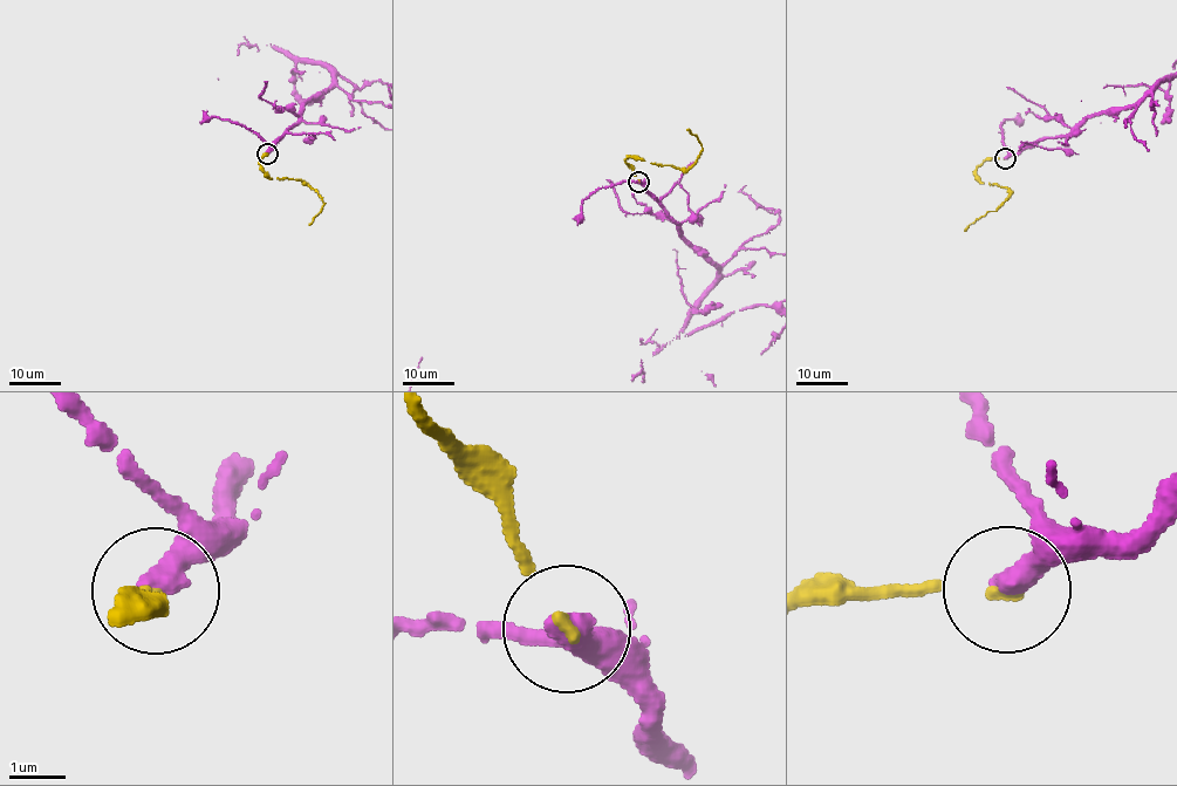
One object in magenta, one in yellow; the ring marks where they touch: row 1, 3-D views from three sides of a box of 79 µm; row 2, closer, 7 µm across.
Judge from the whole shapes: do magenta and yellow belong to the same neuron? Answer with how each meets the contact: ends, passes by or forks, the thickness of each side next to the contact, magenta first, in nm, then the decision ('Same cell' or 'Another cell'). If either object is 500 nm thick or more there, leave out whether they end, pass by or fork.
At the ring magenta ends. At the ring yellow ends. Thickness 480 nm (magenta) against 170 nm. Another cell

